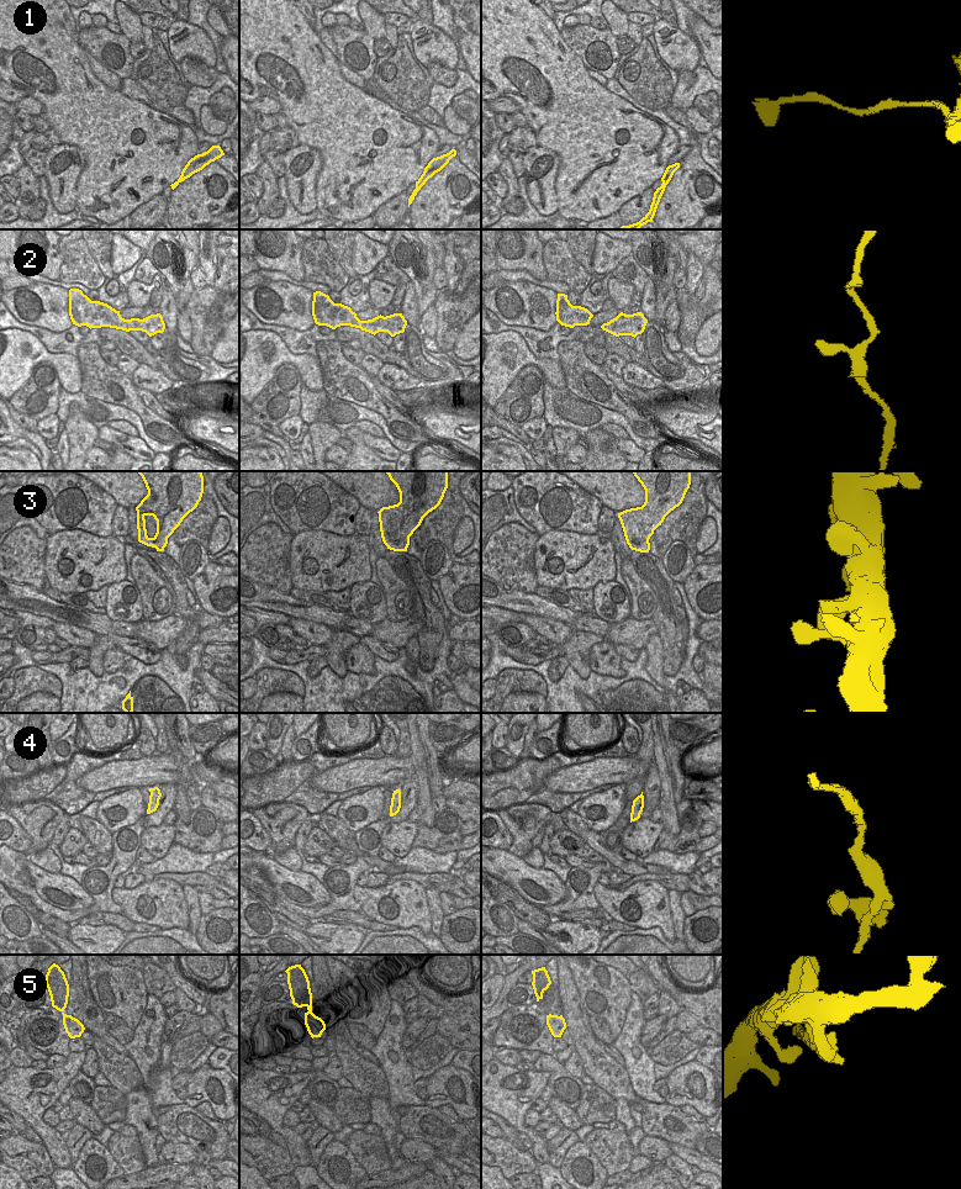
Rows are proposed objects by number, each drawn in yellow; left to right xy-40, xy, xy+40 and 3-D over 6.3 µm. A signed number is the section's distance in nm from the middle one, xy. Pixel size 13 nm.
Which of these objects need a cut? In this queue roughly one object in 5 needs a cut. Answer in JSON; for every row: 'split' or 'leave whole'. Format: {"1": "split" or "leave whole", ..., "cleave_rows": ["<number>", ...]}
{"1": "leave whole", "2": "leave whole", "3": "leave whole", "4": "leave whole", "5": "split", "cleave_rows": ["5"]}

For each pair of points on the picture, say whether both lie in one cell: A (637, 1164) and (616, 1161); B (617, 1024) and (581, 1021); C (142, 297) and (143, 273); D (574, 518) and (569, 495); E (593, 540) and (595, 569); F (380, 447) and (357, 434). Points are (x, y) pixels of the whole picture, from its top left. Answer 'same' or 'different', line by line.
A: different
B: different
C: different
D: same
E: same
F: same

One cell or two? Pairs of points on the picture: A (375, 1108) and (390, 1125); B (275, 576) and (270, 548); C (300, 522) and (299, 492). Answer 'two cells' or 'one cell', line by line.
A: one cell
B: one cell
C: one cell

